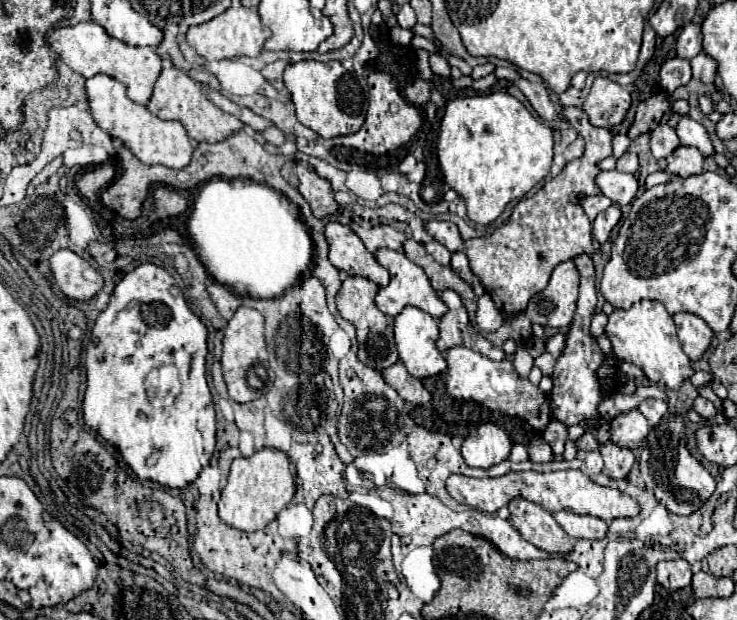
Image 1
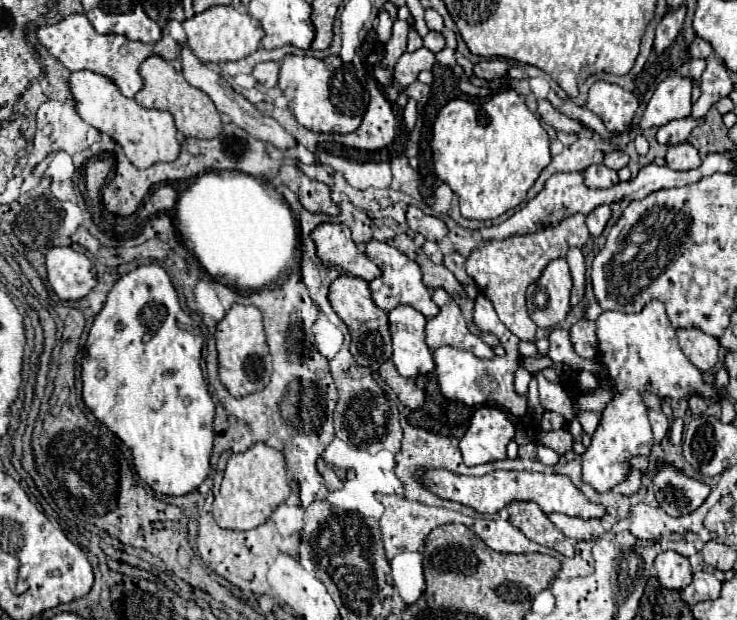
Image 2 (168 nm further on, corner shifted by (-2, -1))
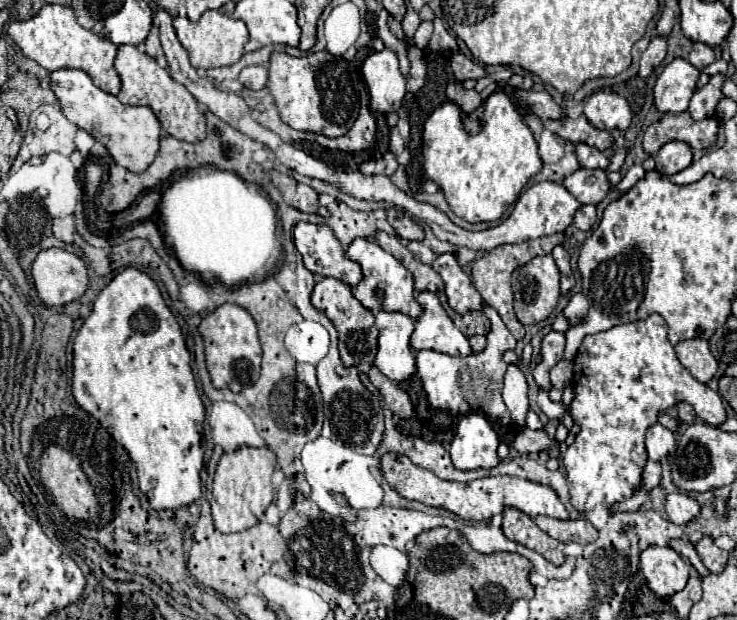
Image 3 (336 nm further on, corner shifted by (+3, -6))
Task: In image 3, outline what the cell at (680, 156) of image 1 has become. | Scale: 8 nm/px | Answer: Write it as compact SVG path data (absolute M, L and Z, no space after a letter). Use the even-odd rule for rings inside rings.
M670 141L660 147L660 151L654 155L654 161L660 173L676 175L692 163L692 149L686 143Z

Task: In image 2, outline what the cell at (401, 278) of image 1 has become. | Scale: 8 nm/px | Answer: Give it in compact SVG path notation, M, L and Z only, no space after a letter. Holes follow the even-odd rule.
M373 240L373 242L367 244L365 254L367 254L369 260L375 262L375 264L381 268L381 272L383 272L381 278L369 282L369 288L371 288L371 294L373 294L373 302L375 302L379 308L383 308L383 310L389 312L389 310L393 310L393 308L397 308L397 306L401 306L401 304L409 304L409 306L413 306L415 310L419 310L421 314L425 314L427 318L433 318L433 316L439 314L437 304L431 300L431 294L429 294L427 286L423 284L421 270L419 270L419 266L417 266L413 260L409 260L409 258L407 258L403 252L399 252L397 248L389 246L389 244L385 244L385 242L377 242L377 240Z

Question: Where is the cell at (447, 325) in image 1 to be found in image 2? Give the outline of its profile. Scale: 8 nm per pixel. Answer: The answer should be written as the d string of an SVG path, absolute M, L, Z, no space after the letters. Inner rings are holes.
M433 290L433 302L439 306L439 314L427 322L427 346L431 350L441 346L453 346L469 350L479 358L495 358L491 346L487 346L479 336L471 334L461 308L445 290Z

